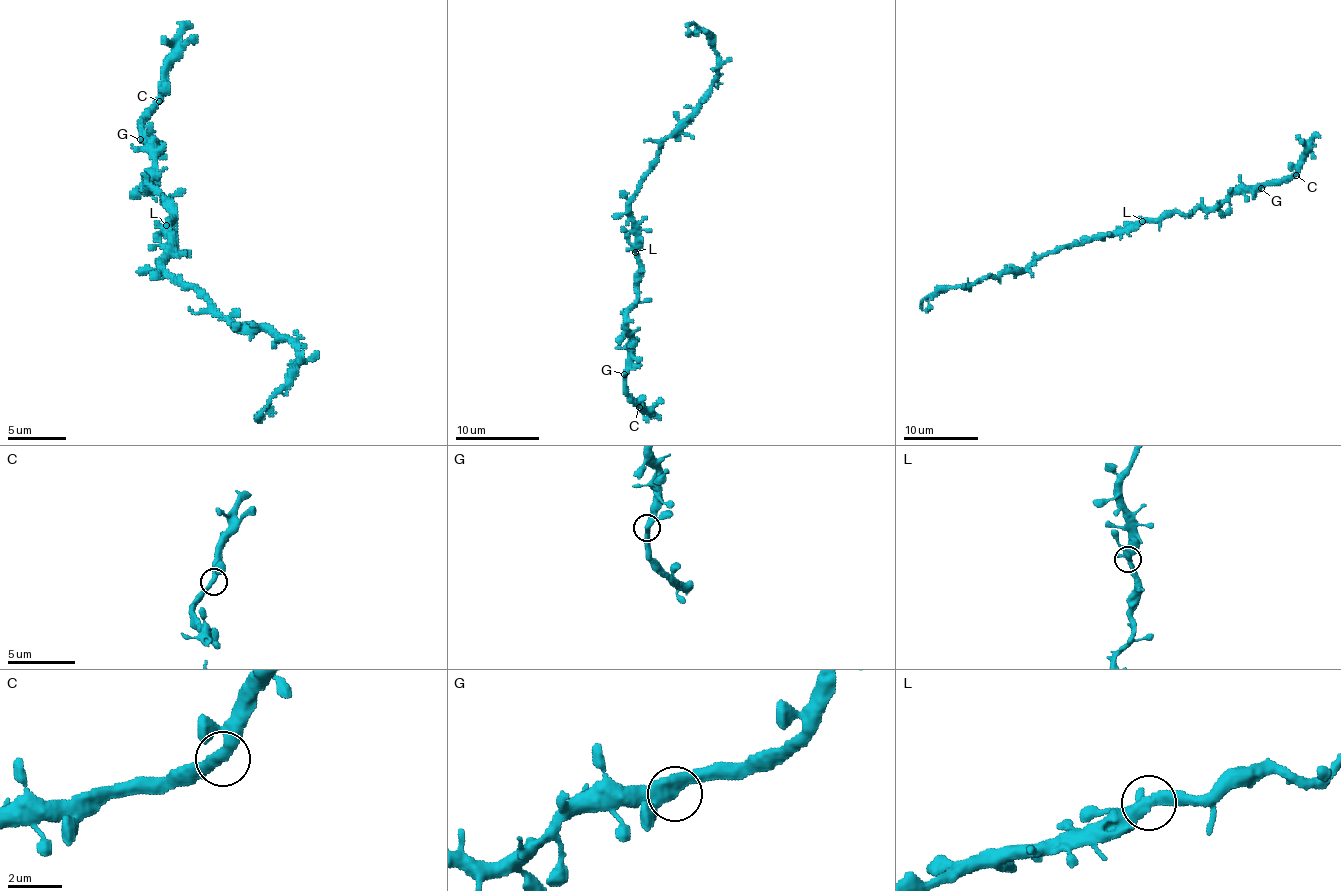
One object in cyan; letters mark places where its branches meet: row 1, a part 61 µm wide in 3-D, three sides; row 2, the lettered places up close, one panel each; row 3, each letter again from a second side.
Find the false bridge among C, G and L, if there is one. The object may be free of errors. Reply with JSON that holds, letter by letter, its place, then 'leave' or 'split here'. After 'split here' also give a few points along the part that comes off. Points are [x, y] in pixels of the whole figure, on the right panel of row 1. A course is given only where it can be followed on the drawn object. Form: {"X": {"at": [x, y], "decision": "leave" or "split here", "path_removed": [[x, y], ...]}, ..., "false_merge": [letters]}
{"C": {"at": [1296, 175], "decision": "leave"}, "G": {"at": [1261, 188], "decision": "leave"}, "L": {"at": [1142, 221], "decision": "leave"}, "false_merge": []}

